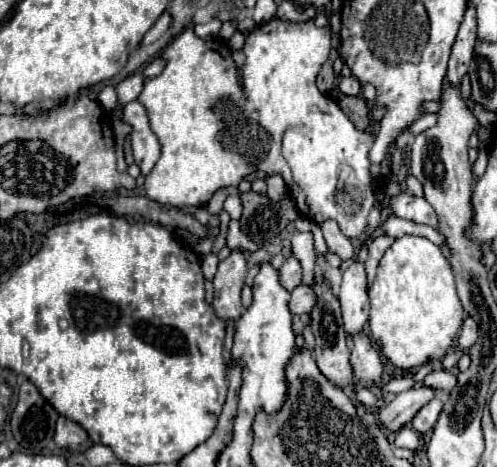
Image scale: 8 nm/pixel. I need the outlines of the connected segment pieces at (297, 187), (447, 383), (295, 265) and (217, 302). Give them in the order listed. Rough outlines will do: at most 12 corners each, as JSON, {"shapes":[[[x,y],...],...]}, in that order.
{"shapes":[[[330,27],[192,29],[138,95],[146,195],[202,207],[262,169],[302,217],[362,235],[358,131],[316,75]],[[444,369],[424,377],[424,385],[446,391],[454,387],[452,373]],[[296,257],[280,267],[282,283],[288,289],[301,284],[302,269]],[[240,249],[220,261],[214,275],[214,309],[236,321],[248,267]]]}

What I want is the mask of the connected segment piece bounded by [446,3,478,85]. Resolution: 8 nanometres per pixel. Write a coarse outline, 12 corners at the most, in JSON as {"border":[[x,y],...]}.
{"border":[[468,3],[448,63],[448,81],[458,85],[478,43],[476,5]]}

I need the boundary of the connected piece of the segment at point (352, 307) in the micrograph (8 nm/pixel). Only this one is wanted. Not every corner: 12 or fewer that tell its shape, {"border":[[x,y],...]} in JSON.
{"border":[[354,261],[342,277],[340,305],[348,335],[368,321],[368,279]]}

